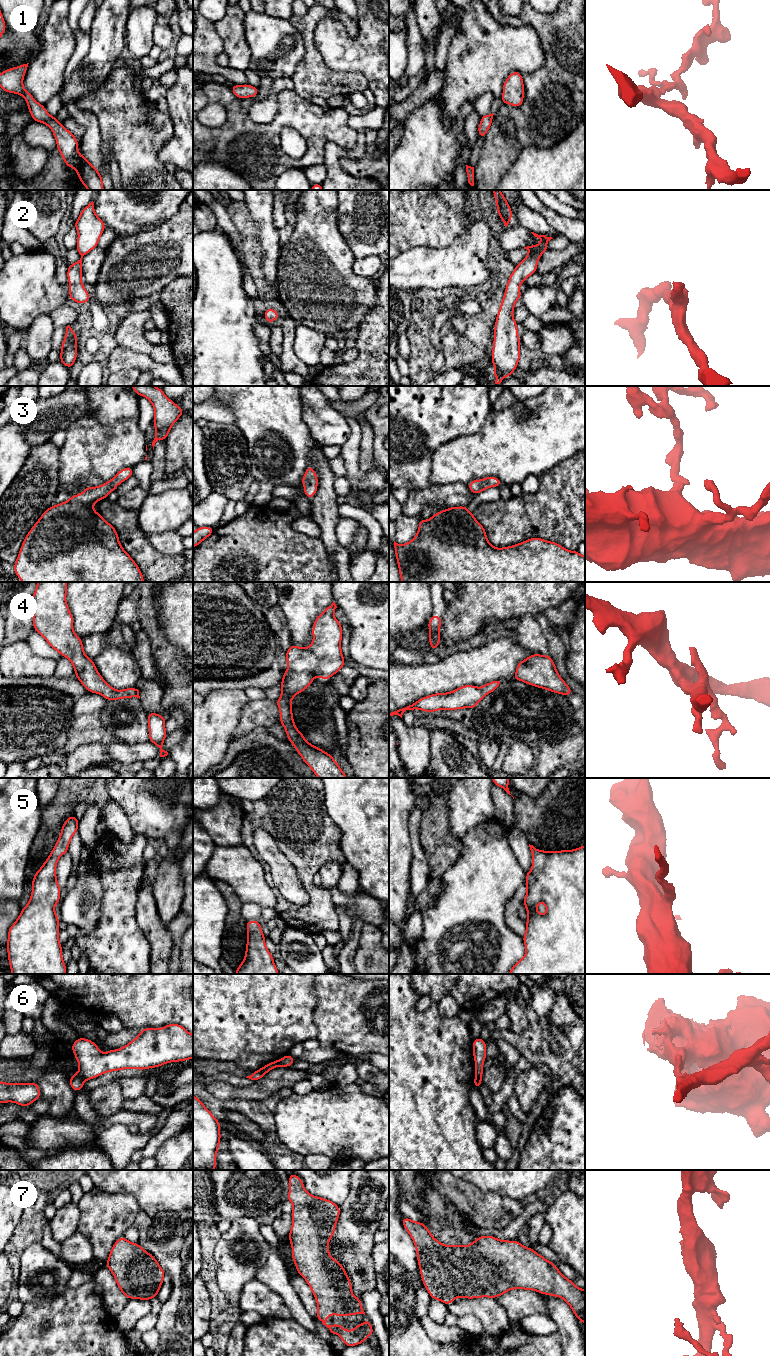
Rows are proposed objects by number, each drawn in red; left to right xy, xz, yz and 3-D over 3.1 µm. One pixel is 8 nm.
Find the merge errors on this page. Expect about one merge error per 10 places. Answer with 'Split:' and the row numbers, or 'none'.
Split: 6

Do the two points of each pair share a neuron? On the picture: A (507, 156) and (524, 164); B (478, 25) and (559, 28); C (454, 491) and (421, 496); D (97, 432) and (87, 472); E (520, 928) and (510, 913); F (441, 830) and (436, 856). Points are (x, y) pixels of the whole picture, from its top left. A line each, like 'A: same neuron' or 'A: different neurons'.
A: different neurons
B: different neurons
C: same neuron
D: same neuron
E: same neuron
F: same neuron

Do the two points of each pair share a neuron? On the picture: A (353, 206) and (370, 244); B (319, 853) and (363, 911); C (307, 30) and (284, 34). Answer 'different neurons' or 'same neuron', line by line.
A: same neuron
B: different neurons
C: different neurons

